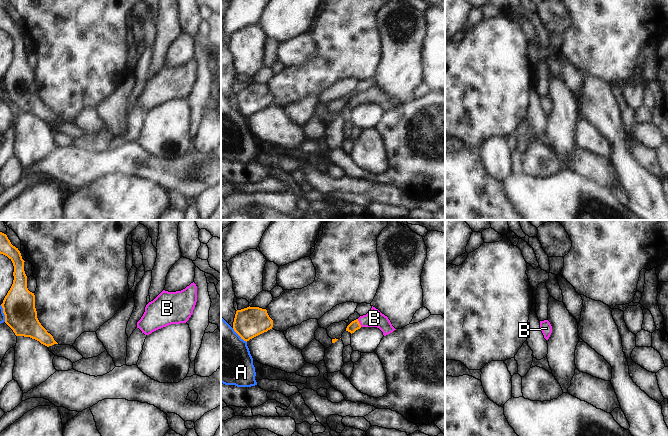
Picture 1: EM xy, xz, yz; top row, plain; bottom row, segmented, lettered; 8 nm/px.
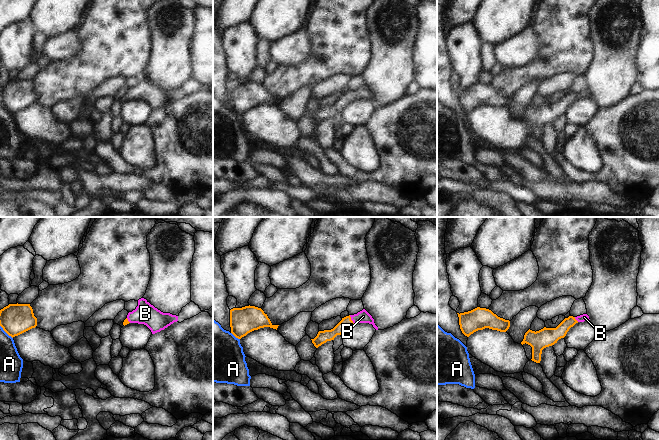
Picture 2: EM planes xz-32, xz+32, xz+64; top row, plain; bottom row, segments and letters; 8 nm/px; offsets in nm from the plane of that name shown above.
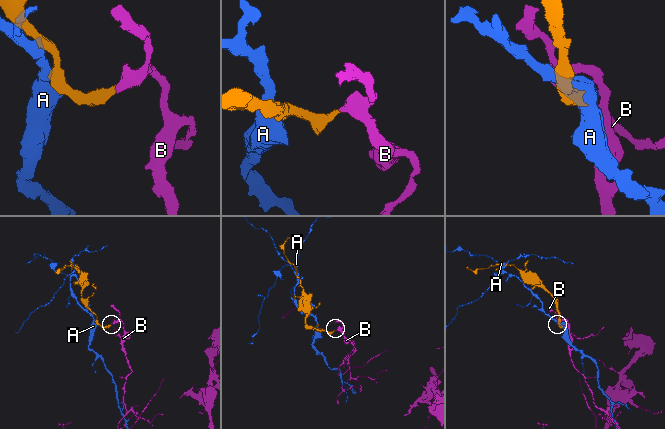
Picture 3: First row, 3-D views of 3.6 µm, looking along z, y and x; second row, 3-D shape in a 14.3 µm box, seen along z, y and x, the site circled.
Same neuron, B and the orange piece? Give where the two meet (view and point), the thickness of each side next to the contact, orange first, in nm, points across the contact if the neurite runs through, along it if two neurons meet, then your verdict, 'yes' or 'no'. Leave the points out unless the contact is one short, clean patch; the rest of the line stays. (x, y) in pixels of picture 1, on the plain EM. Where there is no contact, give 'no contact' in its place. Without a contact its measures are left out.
meets orange in xz at (359, 99); 80 nm thick on the orange side, 140 nm on the other; runs through xz (354, 101), (359, 99), (374, 94); yes

